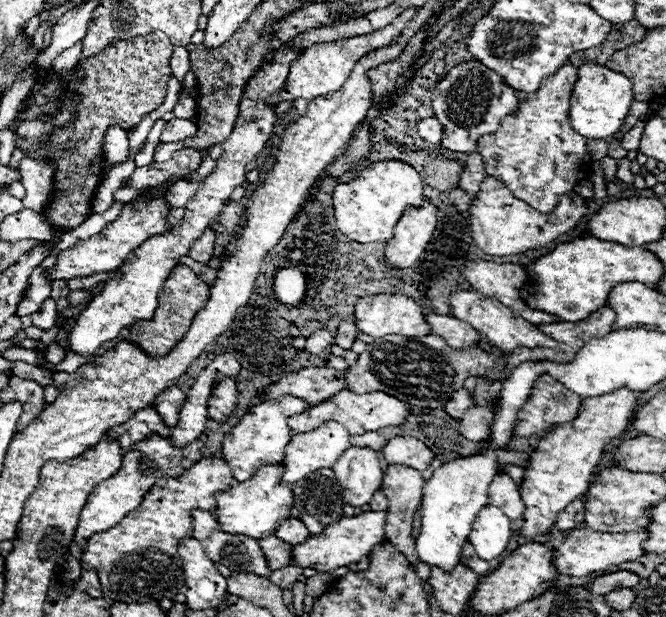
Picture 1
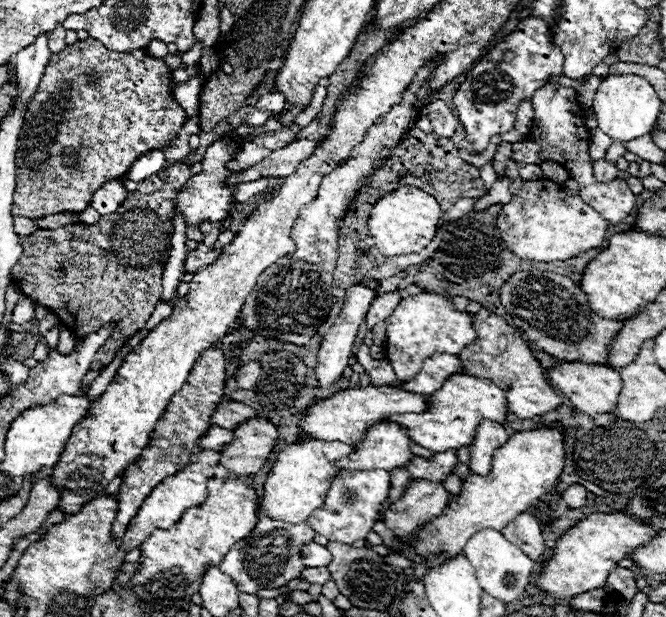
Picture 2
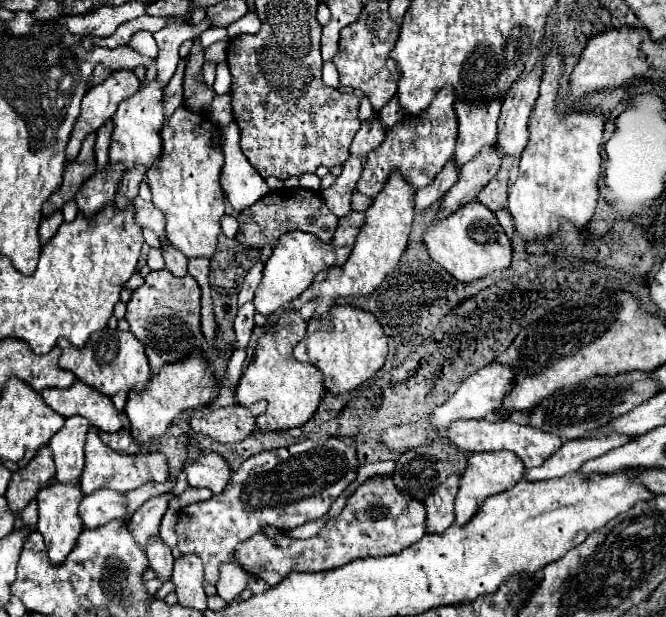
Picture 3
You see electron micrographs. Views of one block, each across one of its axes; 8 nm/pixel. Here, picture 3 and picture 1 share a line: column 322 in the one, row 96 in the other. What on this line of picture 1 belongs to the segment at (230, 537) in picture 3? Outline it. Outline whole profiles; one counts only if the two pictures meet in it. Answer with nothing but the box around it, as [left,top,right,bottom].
[432,60,518,152]

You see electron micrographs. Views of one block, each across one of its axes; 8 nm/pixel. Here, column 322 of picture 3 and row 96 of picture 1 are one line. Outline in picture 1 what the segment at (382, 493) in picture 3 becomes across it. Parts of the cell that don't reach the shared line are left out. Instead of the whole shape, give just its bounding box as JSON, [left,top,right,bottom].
[478,64,592,212]

